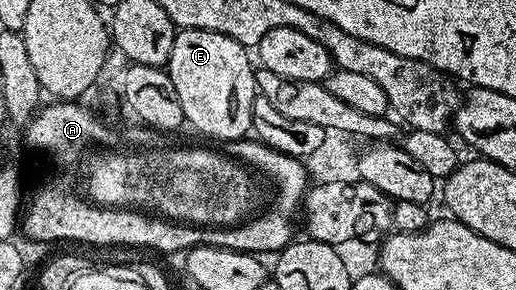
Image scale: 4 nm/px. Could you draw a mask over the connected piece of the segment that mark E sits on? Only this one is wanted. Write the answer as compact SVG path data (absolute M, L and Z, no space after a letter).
M207 29L178 30L175 45L171 45L171 57L167 70L171 77L171 85L175 85L175 93L179 93L179 105L183 105L185 123L195 130L210 135L213 139L243 139L250 134L253 126L253 106L259 97L255 63L250 52L239 41L227 37L223 33L211 33Z

